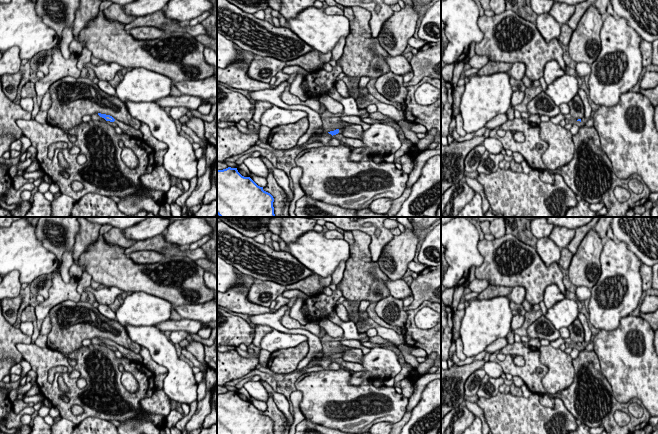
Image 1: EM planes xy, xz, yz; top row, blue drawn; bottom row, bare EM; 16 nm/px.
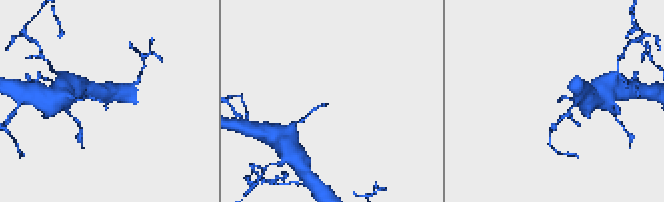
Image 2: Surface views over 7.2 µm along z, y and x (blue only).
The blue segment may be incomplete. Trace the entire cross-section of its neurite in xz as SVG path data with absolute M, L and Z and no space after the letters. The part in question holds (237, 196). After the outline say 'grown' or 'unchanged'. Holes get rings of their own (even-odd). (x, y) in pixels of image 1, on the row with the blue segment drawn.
M237 168L217 170L217 214L220 217L275 217L273 196L264 191L250 177L242 176Z; unchanged

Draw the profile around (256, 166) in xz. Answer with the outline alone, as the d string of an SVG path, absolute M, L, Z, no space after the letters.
M248 157L243 163L248 167L251 173L259 177L267 178L269 170L260 157Z

